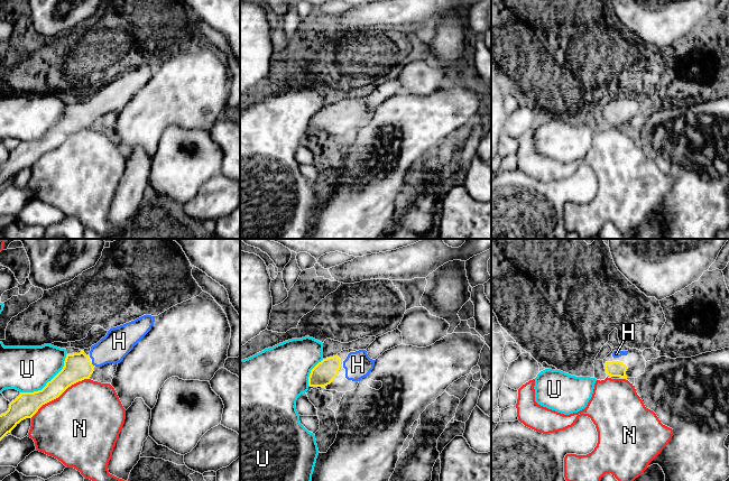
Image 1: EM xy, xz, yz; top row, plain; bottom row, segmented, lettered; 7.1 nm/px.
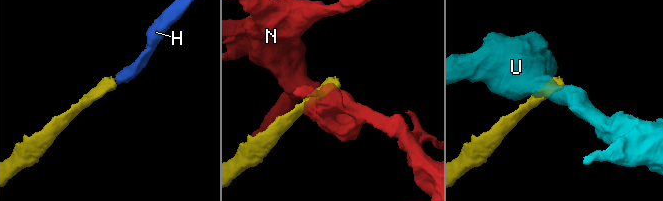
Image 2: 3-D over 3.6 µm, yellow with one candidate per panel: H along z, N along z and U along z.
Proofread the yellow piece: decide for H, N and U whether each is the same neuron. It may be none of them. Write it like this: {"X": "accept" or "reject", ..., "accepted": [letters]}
{"H": "accept", "N": "reject", "U": "reject", "accepted": ["H"]}

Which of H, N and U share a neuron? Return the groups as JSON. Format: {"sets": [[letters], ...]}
{"sets": [["H"], ["N"], ["U"]]}

